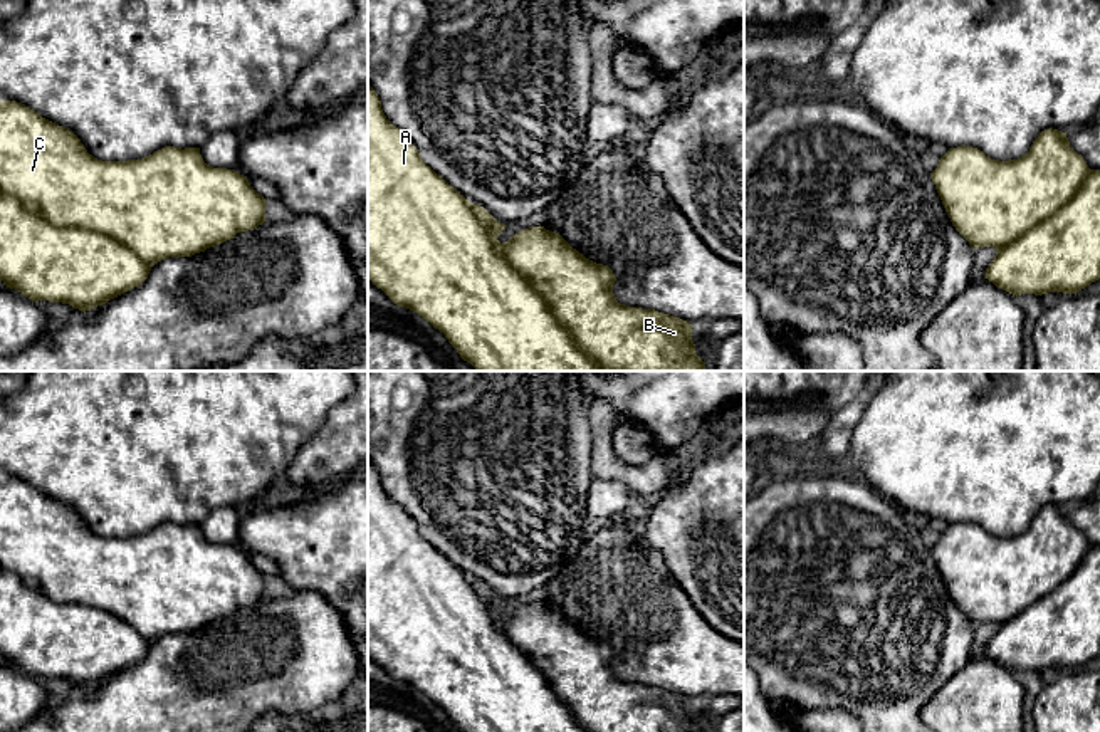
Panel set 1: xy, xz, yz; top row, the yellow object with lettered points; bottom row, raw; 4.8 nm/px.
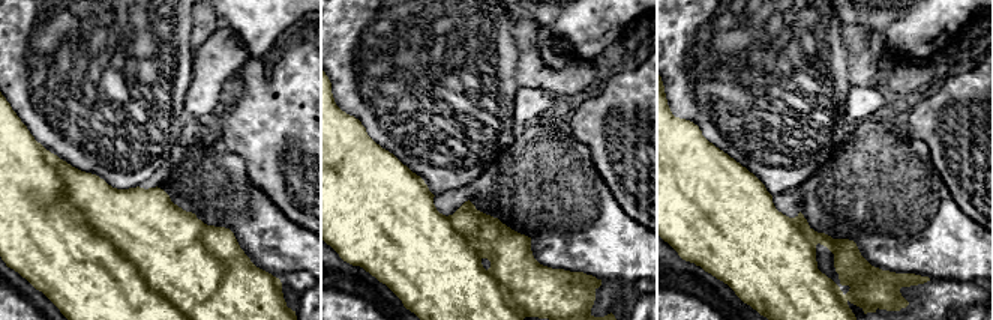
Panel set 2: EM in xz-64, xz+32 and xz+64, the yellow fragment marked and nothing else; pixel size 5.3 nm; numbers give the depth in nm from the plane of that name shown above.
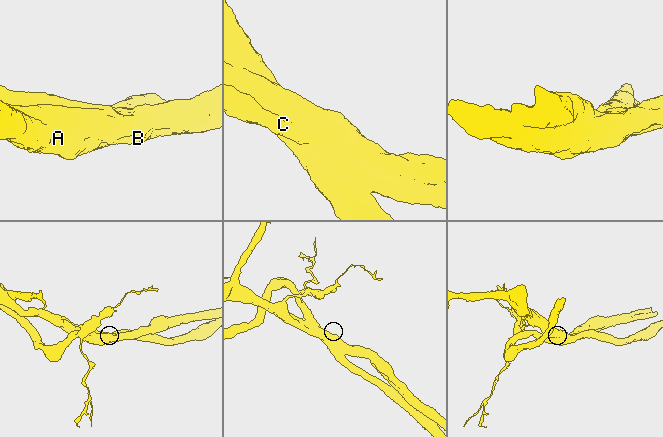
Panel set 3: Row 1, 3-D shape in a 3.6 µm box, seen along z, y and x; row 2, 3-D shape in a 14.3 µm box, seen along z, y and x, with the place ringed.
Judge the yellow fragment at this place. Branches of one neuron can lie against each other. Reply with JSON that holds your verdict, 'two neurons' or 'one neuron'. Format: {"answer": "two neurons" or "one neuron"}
{"answer": "two neurons"}

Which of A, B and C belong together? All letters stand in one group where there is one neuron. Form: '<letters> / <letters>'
A / B C

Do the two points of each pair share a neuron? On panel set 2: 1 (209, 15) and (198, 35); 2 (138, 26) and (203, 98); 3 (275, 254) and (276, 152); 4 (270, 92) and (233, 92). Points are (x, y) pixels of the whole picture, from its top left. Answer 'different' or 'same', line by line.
1: same
2: different
3: different
4: different

